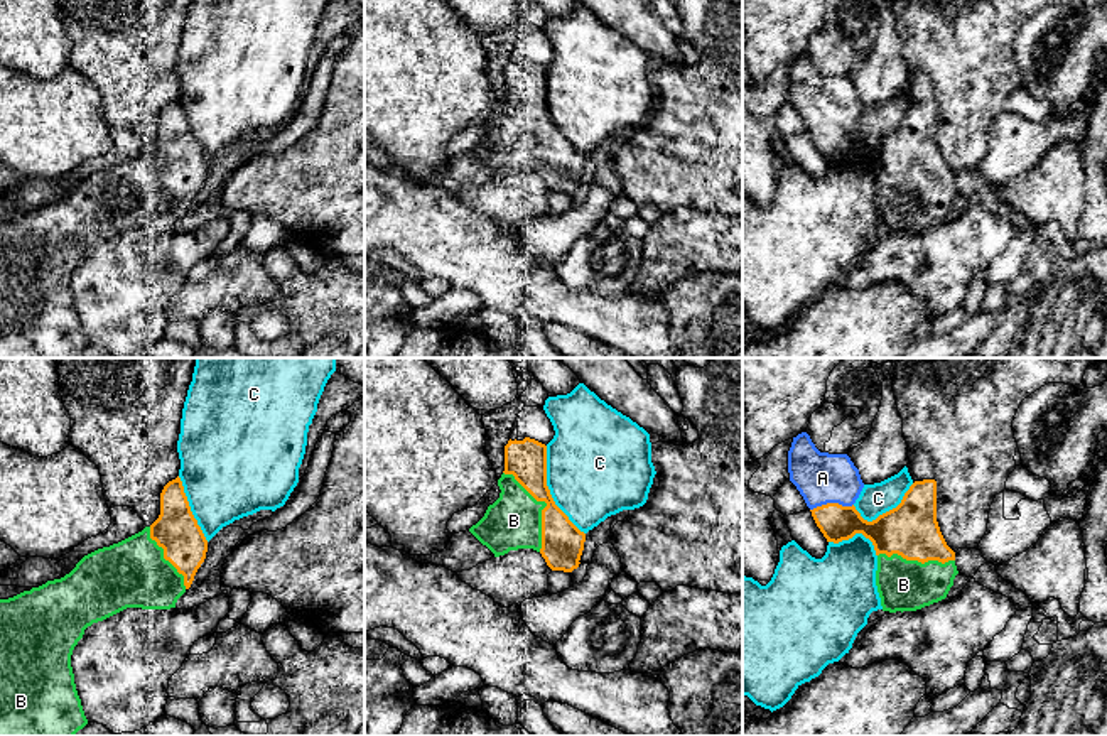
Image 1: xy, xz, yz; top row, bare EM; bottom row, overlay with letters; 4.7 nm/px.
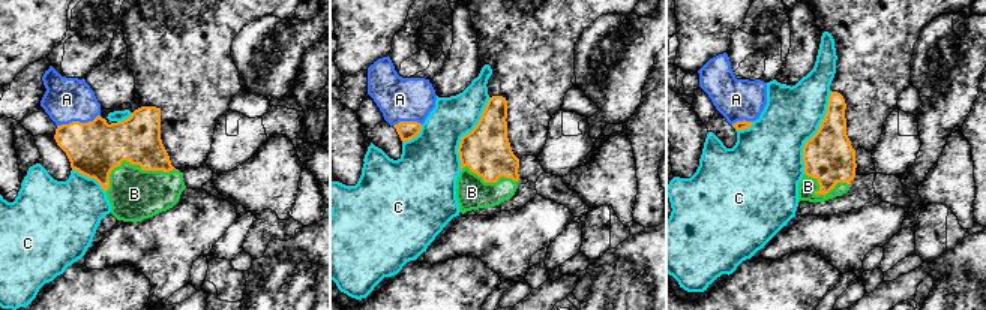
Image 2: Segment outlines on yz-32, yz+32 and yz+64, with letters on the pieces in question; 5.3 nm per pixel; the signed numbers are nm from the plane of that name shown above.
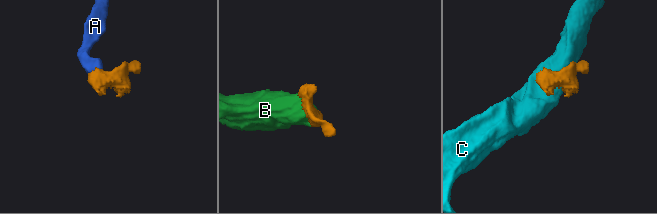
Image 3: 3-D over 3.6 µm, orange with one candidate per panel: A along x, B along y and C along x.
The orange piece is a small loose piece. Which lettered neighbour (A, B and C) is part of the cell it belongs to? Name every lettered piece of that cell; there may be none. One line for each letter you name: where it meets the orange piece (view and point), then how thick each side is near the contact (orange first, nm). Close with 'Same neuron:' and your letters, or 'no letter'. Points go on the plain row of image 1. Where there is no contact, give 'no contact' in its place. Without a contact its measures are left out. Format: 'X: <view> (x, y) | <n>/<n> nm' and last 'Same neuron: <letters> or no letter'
A: yz (831, 125) | 170/240 nm
B: xz (545, 129) | 200/260 nm
Same neuron: A, B

